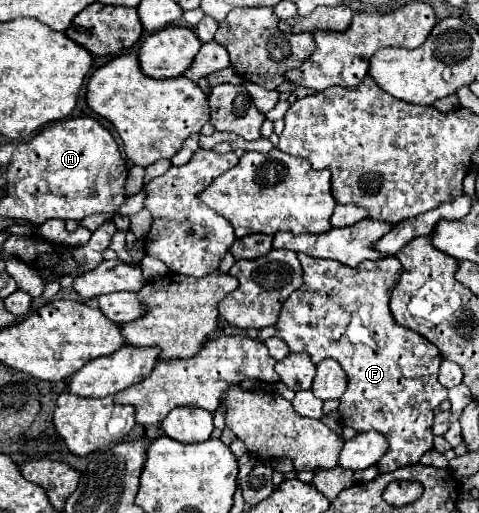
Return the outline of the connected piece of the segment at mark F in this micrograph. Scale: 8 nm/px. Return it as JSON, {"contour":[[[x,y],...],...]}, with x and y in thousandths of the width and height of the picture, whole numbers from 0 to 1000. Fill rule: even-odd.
{"contour":[[[633,491],[620,495],[633,519],[637,554],[616,565],[591,593],[582,624],[574,632],[578,659],[587,659],[608,686],[641,686],[656,710],[681,698],[695,698],[724,725],[729,752],[708,776],[712,827],[733,830],[745,842],[787,838],[808,850],[812,881],[791,897],[795,920],[820,920],[837,908],[871,904],[875,893],[904,873],[904,799],[933,780],[933,756],[916,749],[912,729],[925,706],[916,682],[879,651],[833,635],[812,604],[816,565],[837,534],[837,511],[829,503],[795,503],[783,511],[754,511],[749,519],[716,519],[699,507],[662,507]]]}

